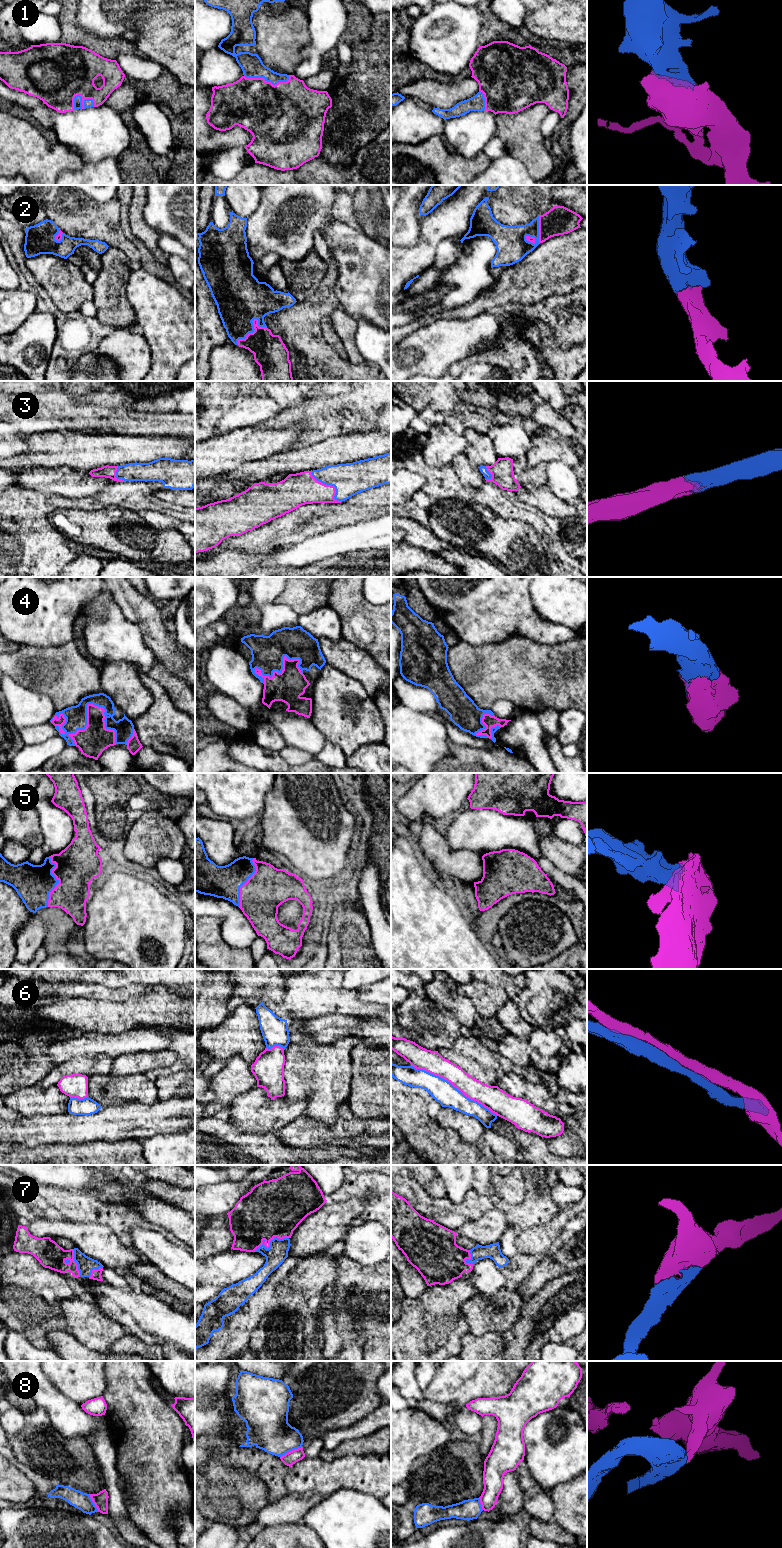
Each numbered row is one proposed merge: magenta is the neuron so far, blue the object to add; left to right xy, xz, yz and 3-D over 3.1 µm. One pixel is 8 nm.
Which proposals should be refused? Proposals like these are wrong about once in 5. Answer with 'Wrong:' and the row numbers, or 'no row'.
Wrong: 8

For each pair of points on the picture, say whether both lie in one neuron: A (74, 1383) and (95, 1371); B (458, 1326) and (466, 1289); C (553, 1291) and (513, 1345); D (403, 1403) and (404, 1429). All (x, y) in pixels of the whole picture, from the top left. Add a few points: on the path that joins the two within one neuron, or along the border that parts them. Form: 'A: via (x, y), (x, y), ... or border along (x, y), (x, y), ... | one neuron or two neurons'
A: via (79, 1378), (86, 1371), (90, 1371) | one neuron
B: via (455, 1317), (455, 1300), (457, 1298) | one neuron
C: via (543, 1304), (531, 1317), (530, 1323), (522, 1332) | one neuron
D: border along (416, 1407), (407, 1407), (401, 1410) | two neurons

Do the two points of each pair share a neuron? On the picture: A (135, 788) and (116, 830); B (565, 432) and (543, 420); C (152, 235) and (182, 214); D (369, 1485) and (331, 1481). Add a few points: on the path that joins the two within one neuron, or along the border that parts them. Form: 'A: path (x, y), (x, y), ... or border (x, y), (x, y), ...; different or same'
A: path (124, 796), (116, 804), (116, 819); same
B: path (560, 427), (553, 420), (548, 420); same
C: border (143, 212), (145, 221), (160, 234); different
D: path (360, 1482), (340, 1481); same

